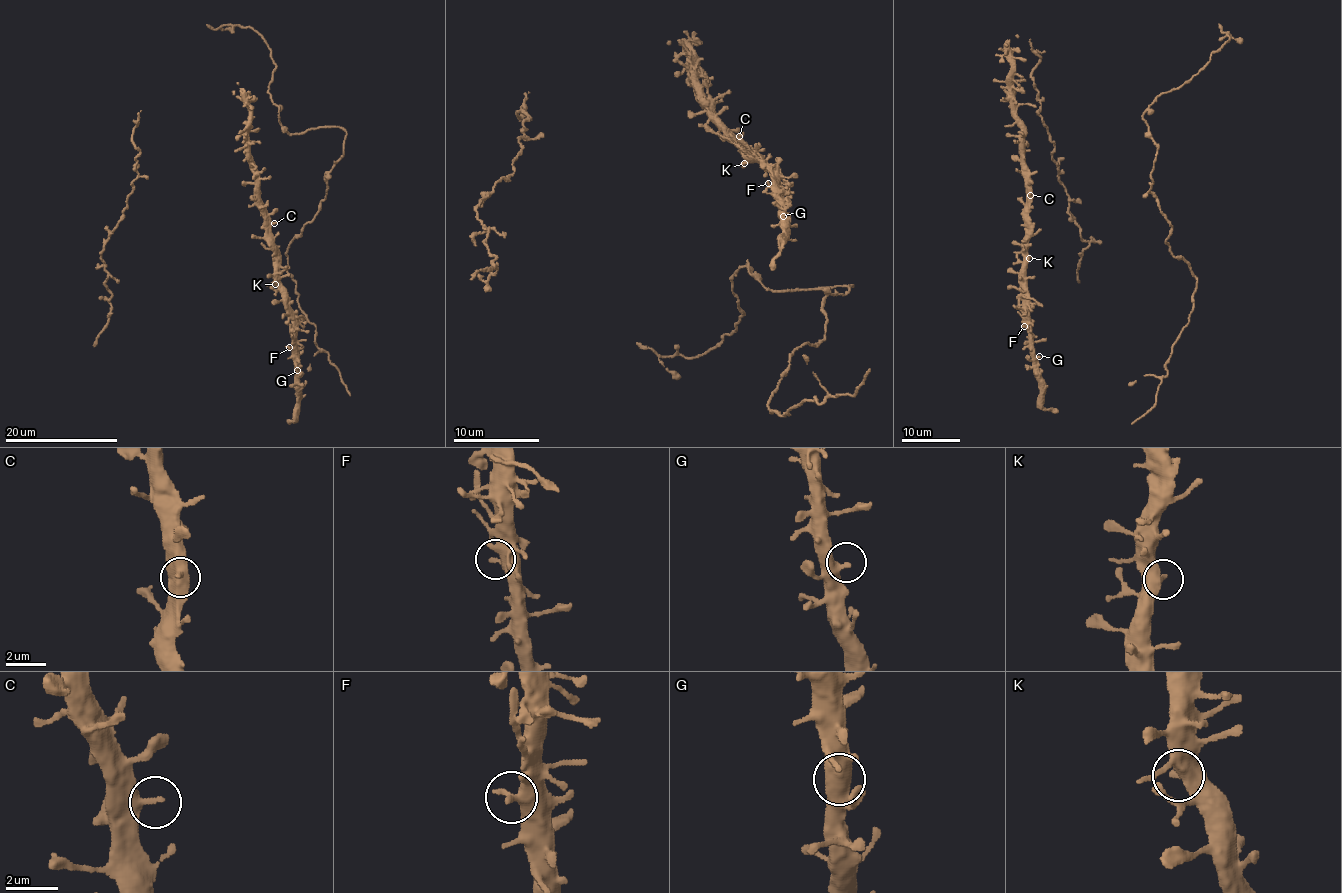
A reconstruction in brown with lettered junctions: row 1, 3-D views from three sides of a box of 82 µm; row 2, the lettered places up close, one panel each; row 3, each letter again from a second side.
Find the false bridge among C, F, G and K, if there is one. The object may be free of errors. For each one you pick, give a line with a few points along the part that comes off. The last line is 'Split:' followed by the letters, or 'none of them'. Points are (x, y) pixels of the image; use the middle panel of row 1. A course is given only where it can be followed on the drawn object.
Split: none of them

